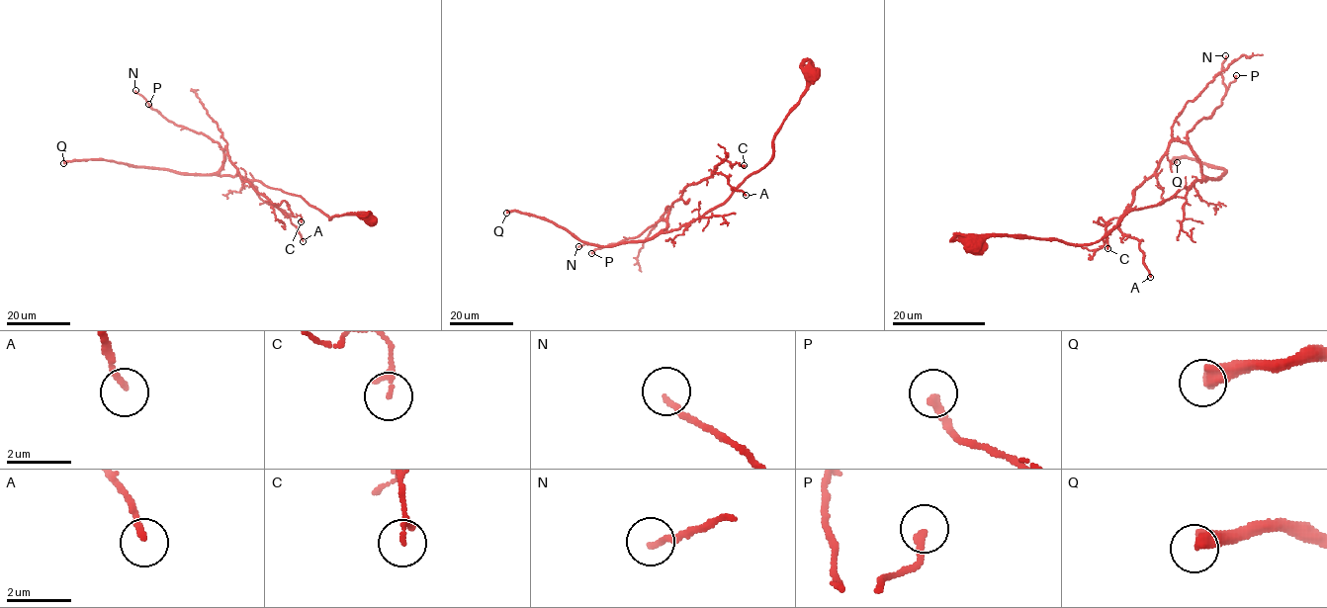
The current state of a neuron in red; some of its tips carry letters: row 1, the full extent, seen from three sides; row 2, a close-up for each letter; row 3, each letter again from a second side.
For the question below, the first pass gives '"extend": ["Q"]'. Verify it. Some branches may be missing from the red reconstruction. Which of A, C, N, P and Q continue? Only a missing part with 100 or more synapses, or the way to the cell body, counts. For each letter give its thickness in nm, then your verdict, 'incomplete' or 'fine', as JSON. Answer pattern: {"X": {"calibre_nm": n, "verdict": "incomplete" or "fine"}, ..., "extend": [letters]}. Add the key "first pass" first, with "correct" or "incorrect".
{"first pass": "correct", "A": {"calibre_nm": 180, "verdict": "fine"}, "C": {"calibre_nm": 170, "verdict": "fine"}, "N": {"calibre_nm": 160, "verdict": "fine"}, "P": {"calibre_nm": 240, "verdict": "fine"}, "Q": {"calibre_nm": 500, "verdict": "incomplete"}, "extend": ["Q"]}

